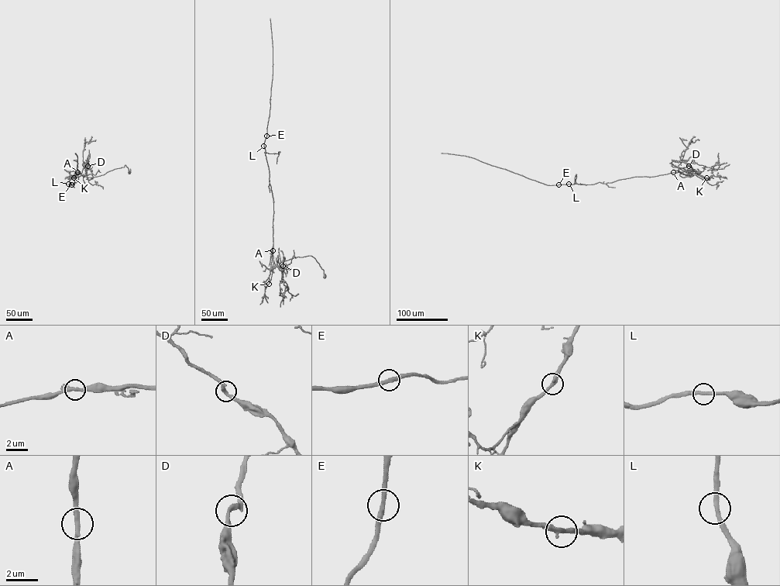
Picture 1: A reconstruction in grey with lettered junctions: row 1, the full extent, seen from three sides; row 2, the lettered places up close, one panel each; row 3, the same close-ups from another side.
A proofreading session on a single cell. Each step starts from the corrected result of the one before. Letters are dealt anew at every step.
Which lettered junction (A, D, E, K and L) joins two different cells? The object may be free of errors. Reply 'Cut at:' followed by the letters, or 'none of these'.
Cut at: none of these

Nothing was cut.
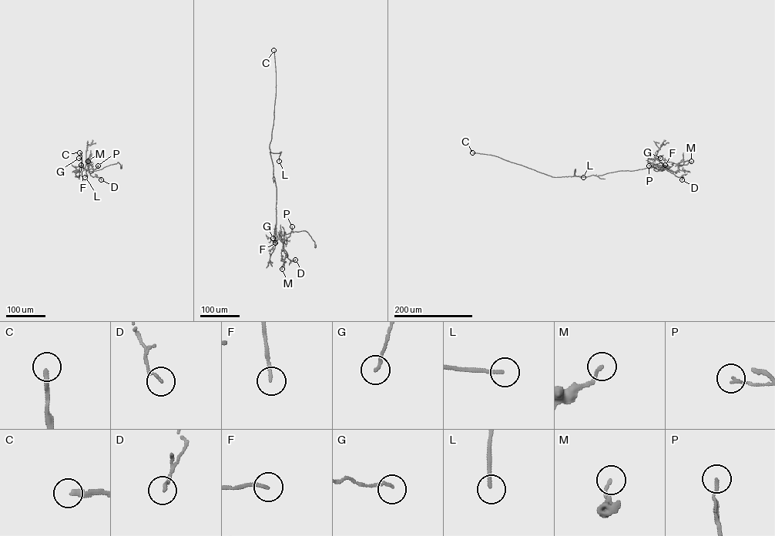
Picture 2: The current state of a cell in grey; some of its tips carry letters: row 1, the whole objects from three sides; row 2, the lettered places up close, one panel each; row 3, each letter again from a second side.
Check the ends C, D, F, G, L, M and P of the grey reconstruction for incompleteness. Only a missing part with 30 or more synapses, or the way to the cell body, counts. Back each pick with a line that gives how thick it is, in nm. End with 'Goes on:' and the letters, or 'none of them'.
C: 240 nm
F: 140 nm
L: 160 nm
Goes on: C, F, L

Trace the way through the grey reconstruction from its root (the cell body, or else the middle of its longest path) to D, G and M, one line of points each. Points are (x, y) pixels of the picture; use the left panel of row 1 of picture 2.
D: (121, 167), (118, 162), (98, 170), (86, 170), (88, 169), (93, 177), (101, 179)
G: (121, 167), (118, 162), (98, 170), (86, 171), (80, 166), (82, 159), (78, 158)
M: (121, 167), (118, 162), (98, 170), (86, 171), (88, 169), (87, 162), (91, 164), (88, 161)

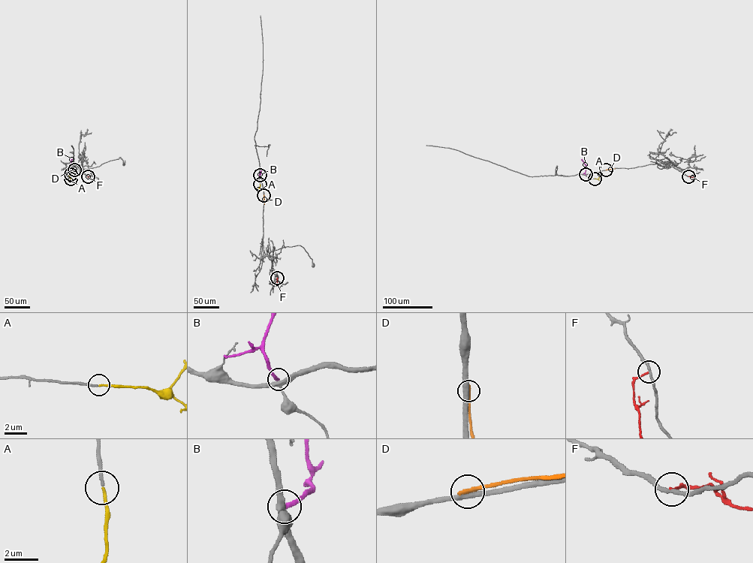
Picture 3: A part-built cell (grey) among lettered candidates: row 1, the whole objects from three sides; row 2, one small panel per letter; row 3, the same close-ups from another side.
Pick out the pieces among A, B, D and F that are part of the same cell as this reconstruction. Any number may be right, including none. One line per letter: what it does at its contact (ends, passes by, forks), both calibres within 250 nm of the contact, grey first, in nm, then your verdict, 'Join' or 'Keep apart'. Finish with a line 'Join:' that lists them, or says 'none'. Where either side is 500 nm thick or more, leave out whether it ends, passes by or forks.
A: It ends there. Thickness 180 nm (grey) against 160 nm. Join
B: It ends there. Thickness 340 nm (grey) against 260 nm. Keep apart
D: It ends there. Thickness 360 nm (grey) against 280 nm. Keep apart
F: It ends there. Thickness 240 nm (grey) against 150 nm. Keep apart
Join: A

